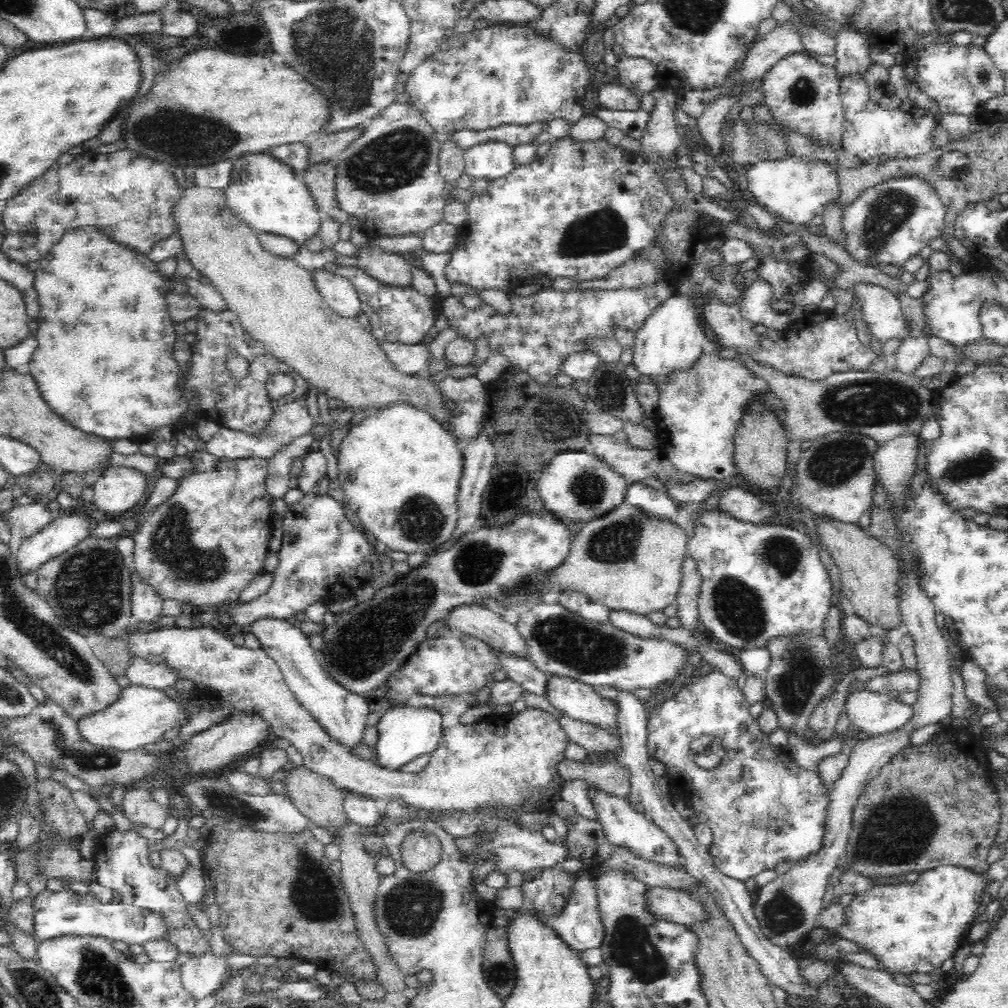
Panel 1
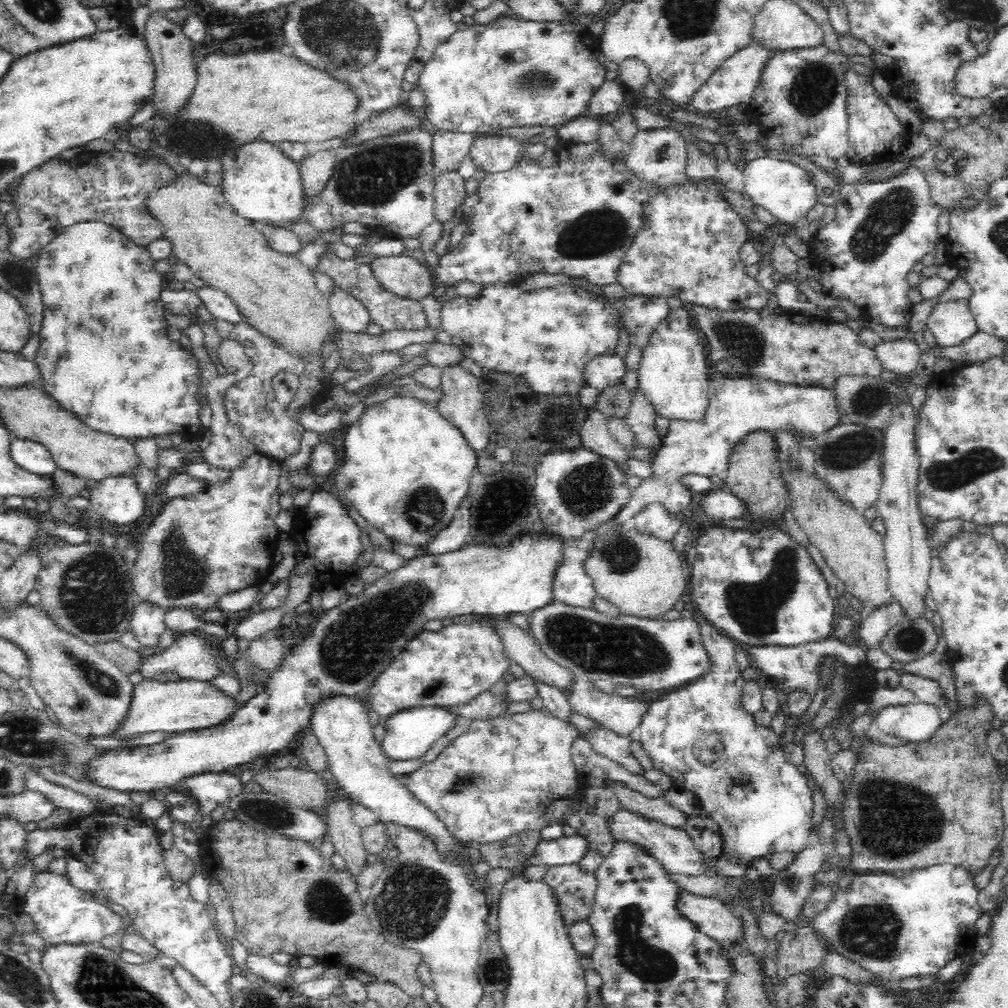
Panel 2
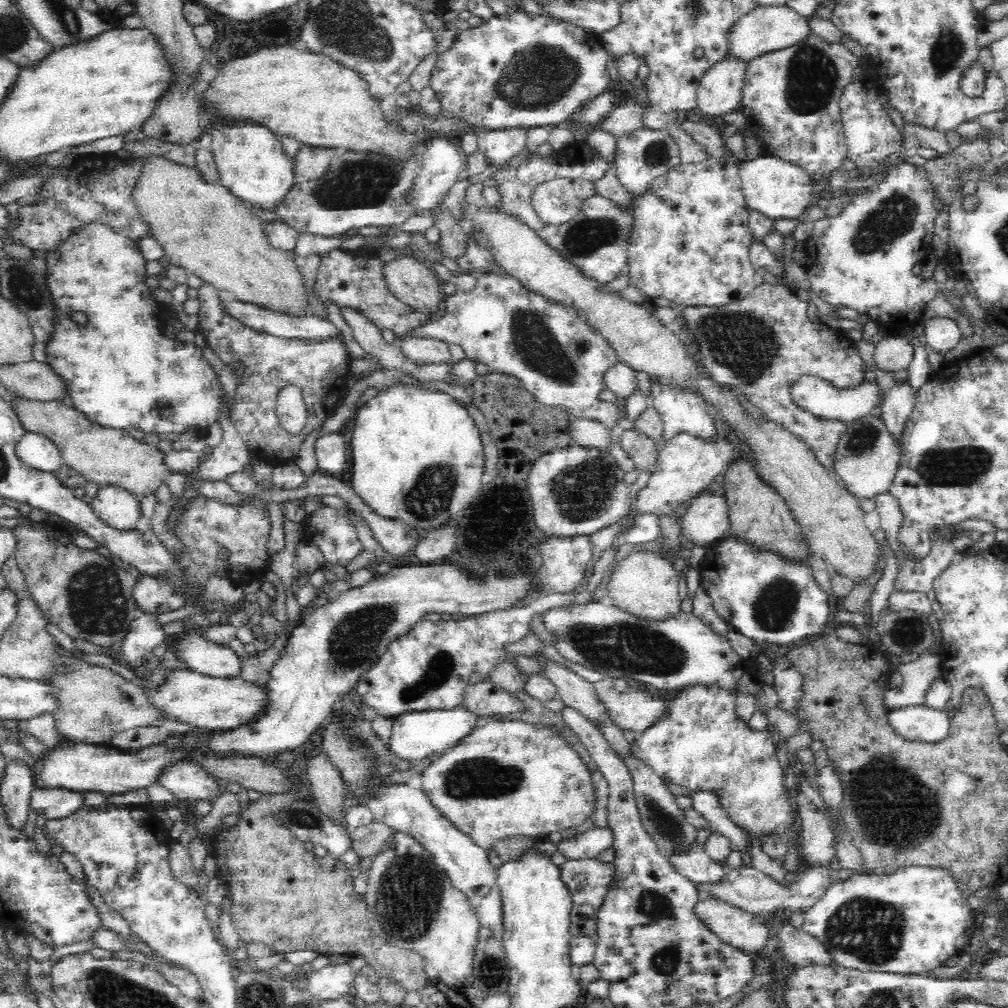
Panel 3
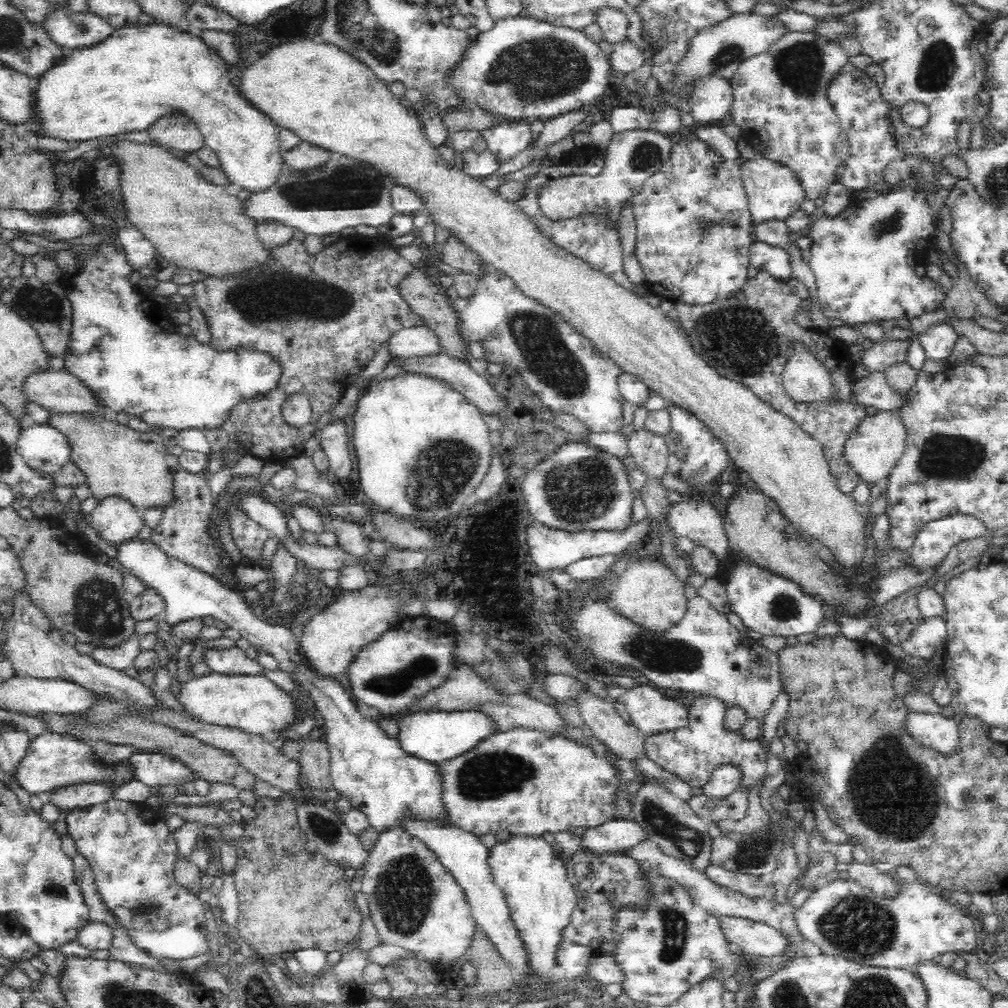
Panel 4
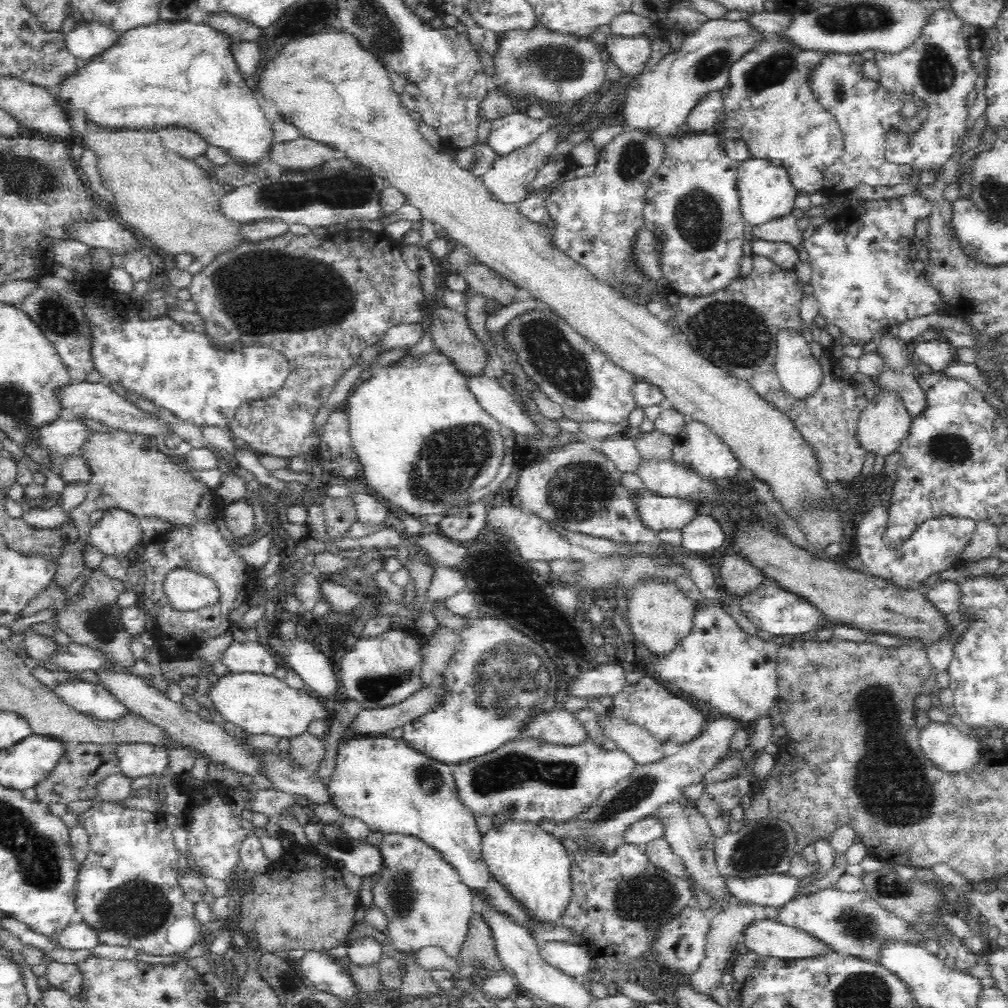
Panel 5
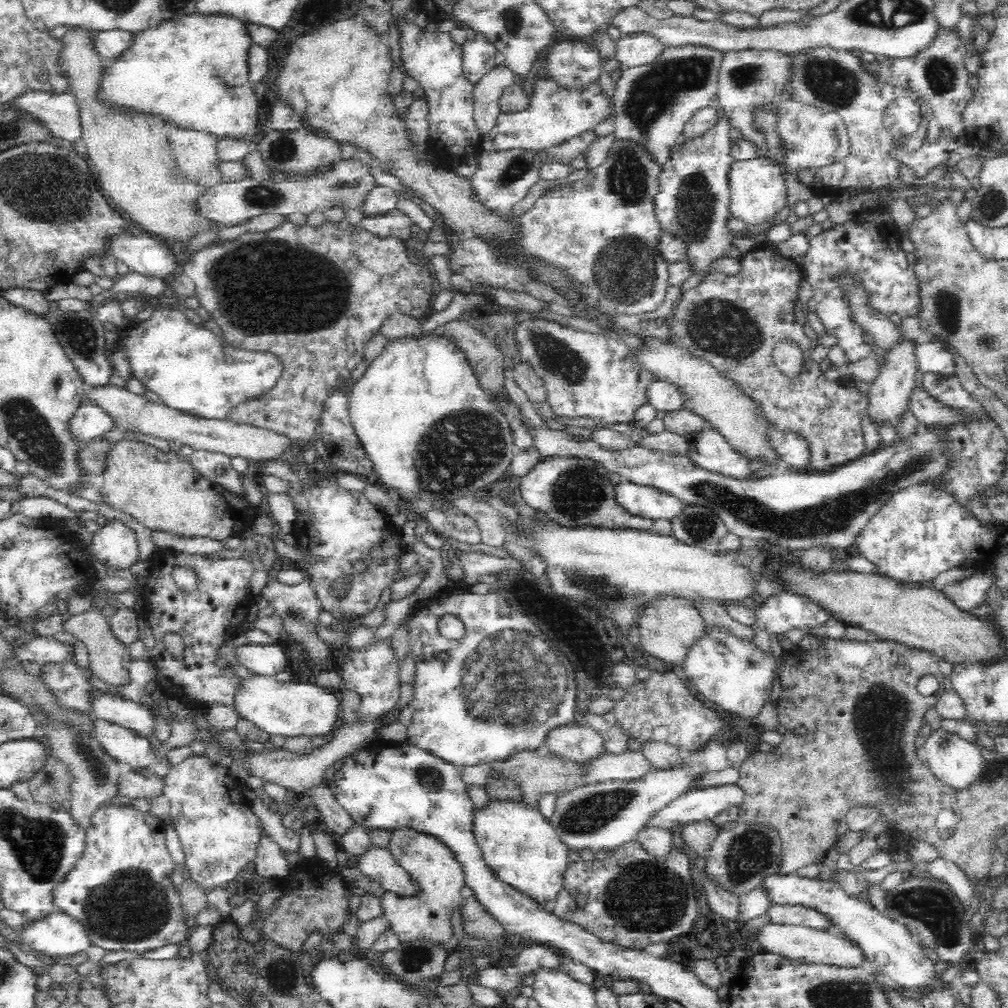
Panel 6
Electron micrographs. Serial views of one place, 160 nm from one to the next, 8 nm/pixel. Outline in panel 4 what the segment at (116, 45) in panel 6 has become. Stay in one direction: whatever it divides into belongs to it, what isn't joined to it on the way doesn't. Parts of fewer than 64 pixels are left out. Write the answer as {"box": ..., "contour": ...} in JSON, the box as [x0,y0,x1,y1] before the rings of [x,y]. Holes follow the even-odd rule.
{"box":[42,5,114,57],"contour":[[[66,5],[54,10],[42,26],[52,40],[62,47],[66,57],[78,48],[94,48],[114,32],[99,16],[87,12],[70,12]]]}

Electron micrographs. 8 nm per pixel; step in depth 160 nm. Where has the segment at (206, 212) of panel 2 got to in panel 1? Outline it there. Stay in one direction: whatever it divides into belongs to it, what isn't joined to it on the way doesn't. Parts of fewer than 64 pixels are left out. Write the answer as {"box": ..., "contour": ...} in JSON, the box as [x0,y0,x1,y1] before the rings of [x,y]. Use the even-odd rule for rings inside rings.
{"box":[171,185,451,430],"contour":[[[196,185],[184,188],[180,198],[171,206],[171,217],[176,223],[175,232],[182,244],[183,258],[201,276],[210,280],[250,336],[264,343],[268,352],[310,381],[310,386],[316,386],[318,393],[337,400],[340,407],[365,410],[367,414],[390,403],[410,403],[432,413],[436,420],[451,430],[447,422],[448,409],[438,393],[437,383],[398,372],[381,350],[379,342],[371,335],[370,328],[362,327],[356,319],[340,318],[333,312],[316,289],[311,271],[300,267],[290,258],[275,256],[263,250],[258,233],[230,212],[222,190]]]}

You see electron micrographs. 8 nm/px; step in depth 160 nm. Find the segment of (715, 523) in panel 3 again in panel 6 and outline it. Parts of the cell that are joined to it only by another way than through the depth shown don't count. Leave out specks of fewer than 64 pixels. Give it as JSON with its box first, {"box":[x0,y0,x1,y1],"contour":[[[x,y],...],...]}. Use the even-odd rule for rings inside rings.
{"box":[615,480,684,520],"contour":[[[626,480],[615,486],[615,495],[618,504],[632,515],[652,520],[671,520],[673,516],[681,513],[684,505],[675,496],[657,488],[636,485]]]}

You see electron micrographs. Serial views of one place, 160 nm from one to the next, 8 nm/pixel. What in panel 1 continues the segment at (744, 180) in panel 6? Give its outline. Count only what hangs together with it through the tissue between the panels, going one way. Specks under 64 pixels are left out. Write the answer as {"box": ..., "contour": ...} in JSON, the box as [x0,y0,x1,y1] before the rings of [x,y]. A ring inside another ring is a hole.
{"box":[745,155,841,224],"contour":[[[790,155],[782,159],[760,159],[747,166],[745,172],[750,196],[756,204],[792,224],[808,224],[814,216],[822,215],[831,200],[838,199],[841,194],[836,169],[808,157]]]}

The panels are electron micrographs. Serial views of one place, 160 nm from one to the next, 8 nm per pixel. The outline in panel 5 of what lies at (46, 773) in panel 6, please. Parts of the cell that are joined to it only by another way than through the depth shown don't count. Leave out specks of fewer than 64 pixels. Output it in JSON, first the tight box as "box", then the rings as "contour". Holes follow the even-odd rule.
{"box":[33,742,119,805],"contour":[[[65,742],[63,749],[65,753],[58,759],[51,773],[36,786],[33,786],[37,800],[47,805],[51,802],[60,802],[66,805],[80,800],[94,801],[98,796],[96,793],[98,782],[106,775],[119,771],[119,764],[113,753],[113,745]]]}

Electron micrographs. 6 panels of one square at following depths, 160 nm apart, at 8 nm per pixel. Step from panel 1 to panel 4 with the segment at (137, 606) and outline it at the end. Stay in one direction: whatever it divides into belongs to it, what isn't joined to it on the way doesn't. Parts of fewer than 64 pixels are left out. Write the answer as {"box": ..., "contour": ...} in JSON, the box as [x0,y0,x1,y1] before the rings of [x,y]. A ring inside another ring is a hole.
{"box":[90,634,142,671],"contour":[[[134,634],[120,647],[96,647],[90,652],[90,658],[102,666],[124,671],[126,668],[133,666],[134,660],[142,651],[139,638]]]}

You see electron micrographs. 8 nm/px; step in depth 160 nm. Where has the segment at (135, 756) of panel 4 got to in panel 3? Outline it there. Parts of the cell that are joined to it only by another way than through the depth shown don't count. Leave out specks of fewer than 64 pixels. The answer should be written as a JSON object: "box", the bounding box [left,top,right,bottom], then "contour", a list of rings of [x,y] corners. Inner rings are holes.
{"box":[156,761,222,802],"contour":[[[176,761],[164,765],[156,784],[167,788],[177,799],[200,799],[214,802],[222,793],[222,784],[211,778],[200,765],[191,761]]]}

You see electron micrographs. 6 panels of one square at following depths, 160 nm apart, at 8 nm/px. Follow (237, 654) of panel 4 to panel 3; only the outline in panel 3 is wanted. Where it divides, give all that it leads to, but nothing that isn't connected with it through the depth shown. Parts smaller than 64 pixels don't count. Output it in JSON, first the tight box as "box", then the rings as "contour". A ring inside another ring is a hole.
{"box":[176,629,243,677],"contour":[[[191,629],[176,645],[176,656],[187,665],[188,670],[212,677],[240,677],[243,672],[243,662],[227,645],[208,643],[202,640],[202,634]]]}

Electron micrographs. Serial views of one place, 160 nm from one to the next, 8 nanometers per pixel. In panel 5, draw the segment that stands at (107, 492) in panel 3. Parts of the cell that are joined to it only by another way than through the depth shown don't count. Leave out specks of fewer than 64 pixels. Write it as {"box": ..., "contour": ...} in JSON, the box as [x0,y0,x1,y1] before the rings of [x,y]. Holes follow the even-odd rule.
{"box":[89,508,141,559],"contour":[[[117,508],[104,511],[89,532],[94,548],[118,559],[126,558],[126,554],[140,542],[141,534],[138,518]]]}

